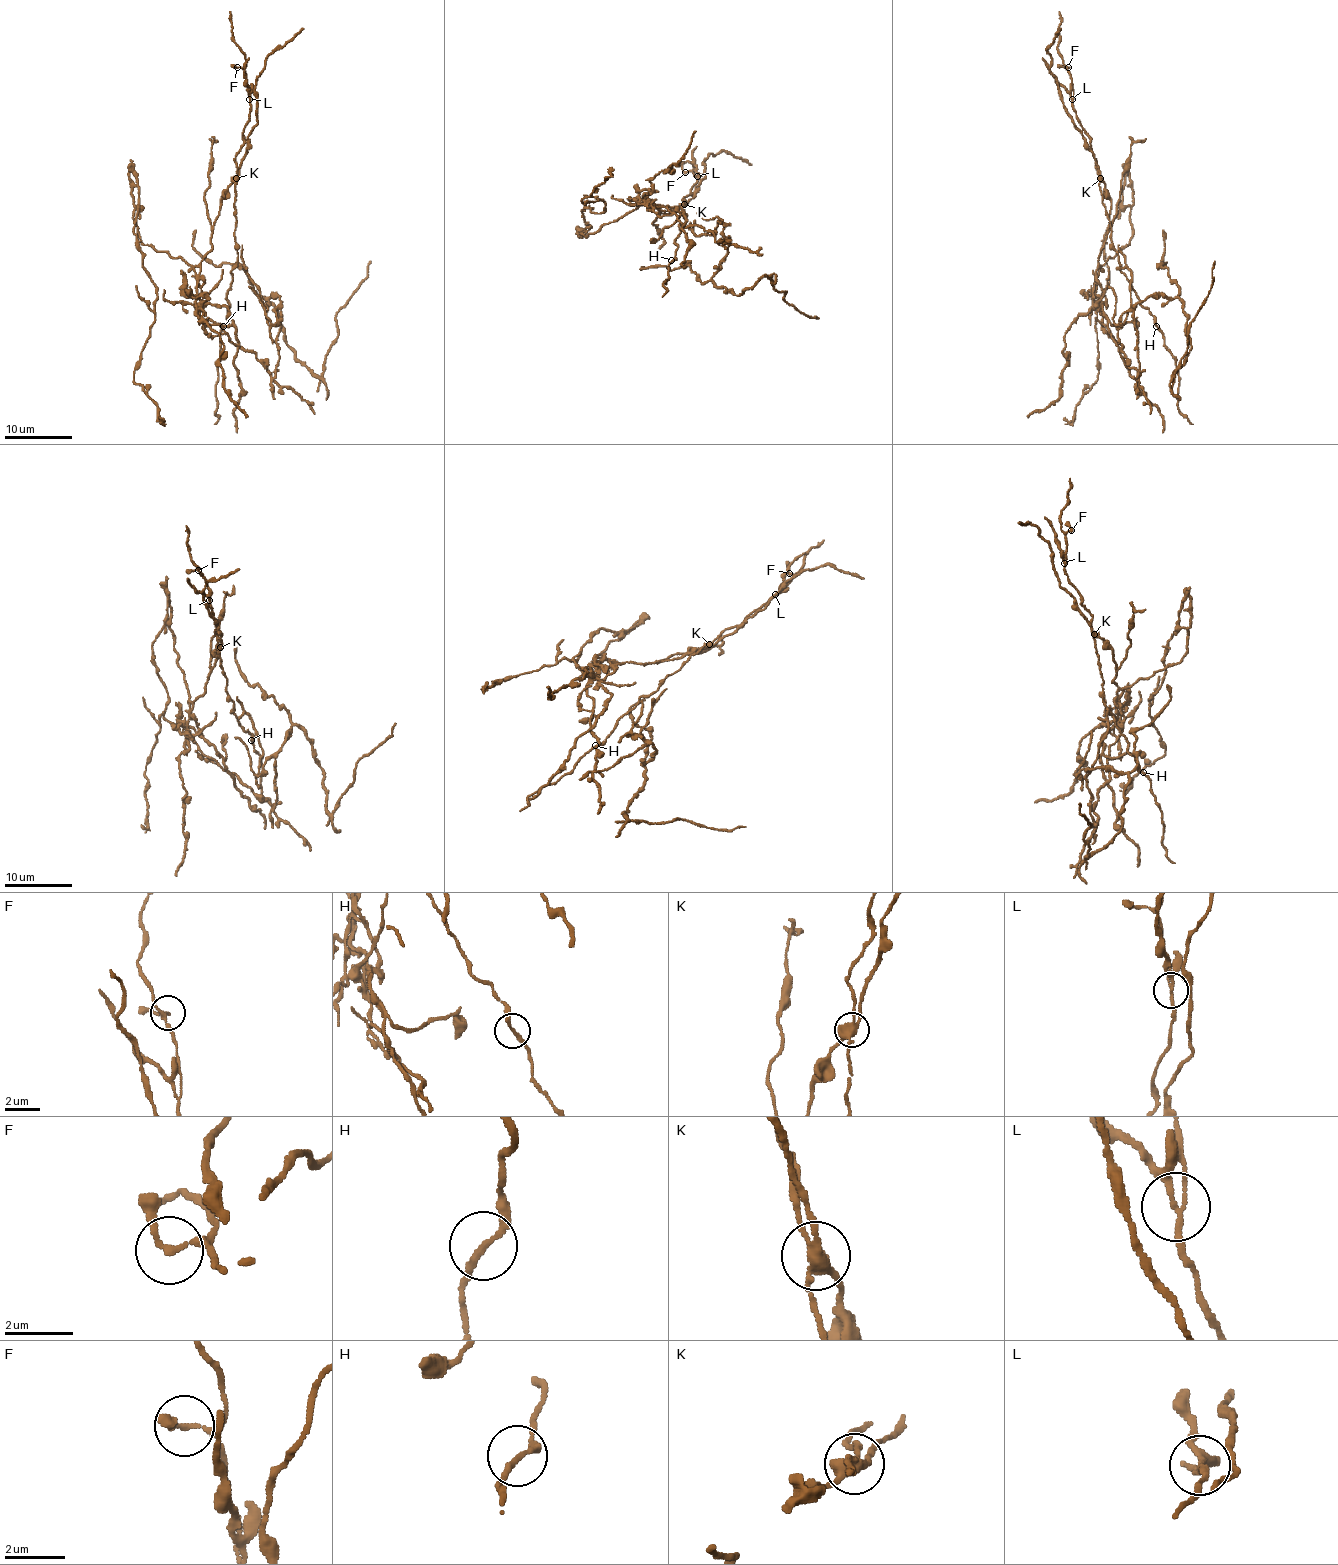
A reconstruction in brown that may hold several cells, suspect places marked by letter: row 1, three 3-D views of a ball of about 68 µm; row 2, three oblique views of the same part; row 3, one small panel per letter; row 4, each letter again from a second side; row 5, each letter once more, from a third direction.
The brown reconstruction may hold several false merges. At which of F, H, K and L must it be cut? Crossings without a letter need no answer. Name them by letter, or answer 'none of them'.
K, L

